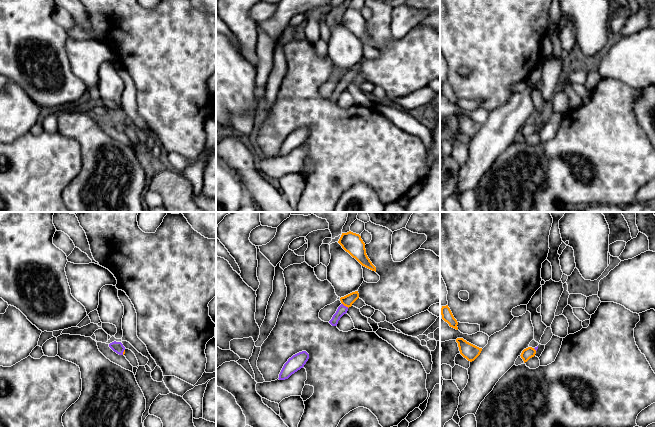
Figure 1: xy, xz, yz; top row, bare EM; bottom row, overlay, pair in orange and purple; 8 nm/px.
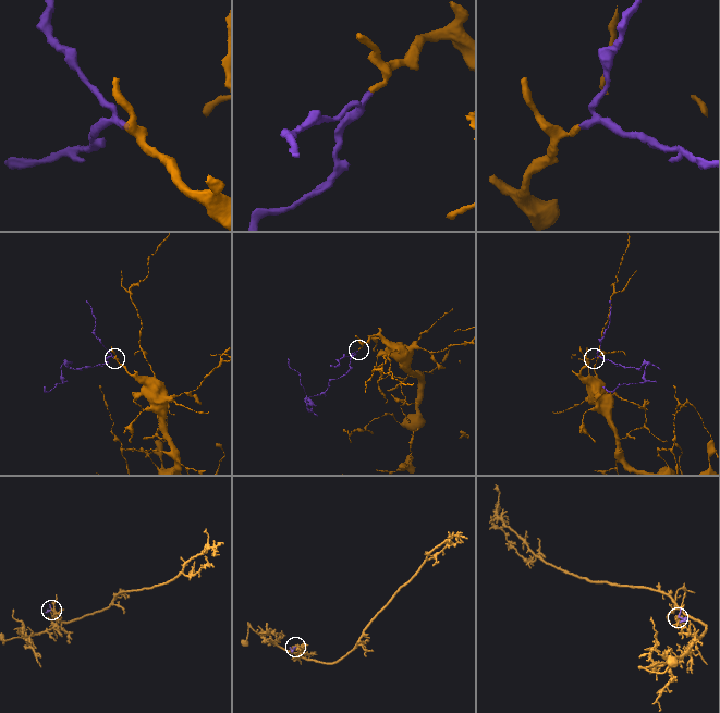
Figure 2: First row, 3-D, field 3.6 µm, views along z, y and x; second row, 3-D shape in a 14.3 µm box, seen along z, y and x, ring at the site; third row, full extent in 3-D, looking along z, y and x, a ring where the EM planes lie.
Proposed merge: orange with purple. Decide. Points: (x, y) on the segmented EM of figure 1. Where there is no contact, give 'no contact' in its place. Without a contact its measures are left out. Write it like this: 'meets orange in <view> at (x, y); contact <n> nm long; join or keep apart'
meets orange in xz at (345, 305); contact 70 nm long; join

